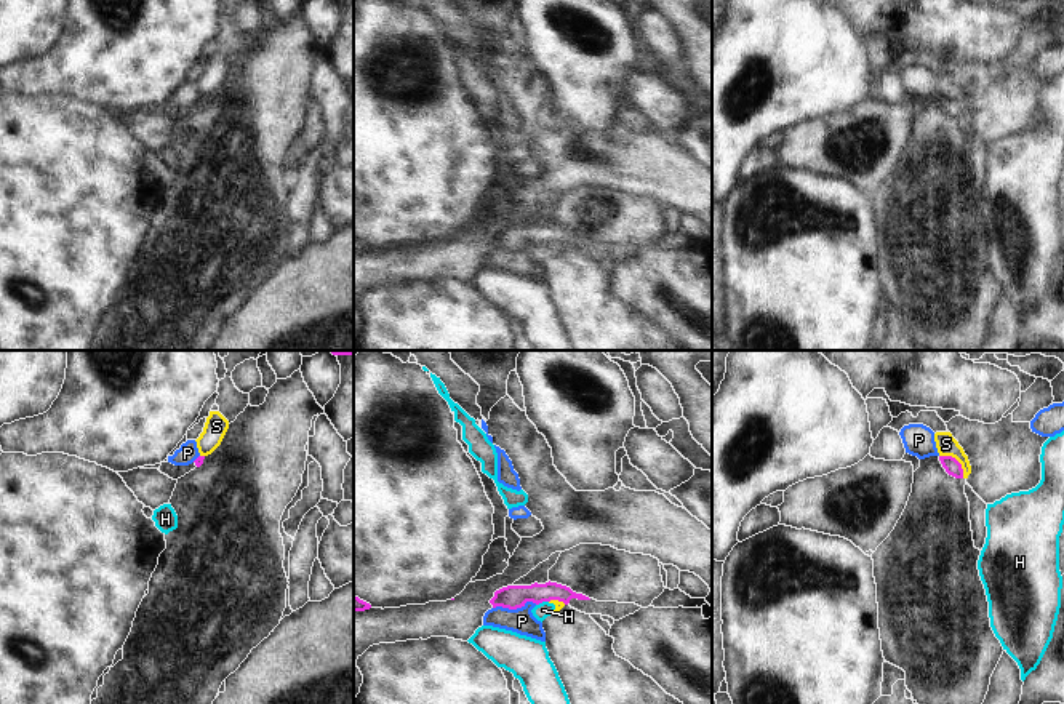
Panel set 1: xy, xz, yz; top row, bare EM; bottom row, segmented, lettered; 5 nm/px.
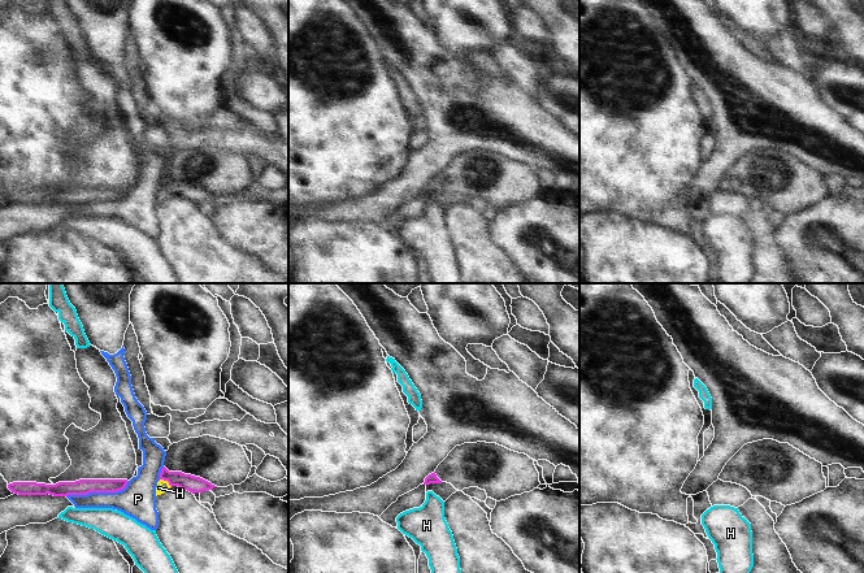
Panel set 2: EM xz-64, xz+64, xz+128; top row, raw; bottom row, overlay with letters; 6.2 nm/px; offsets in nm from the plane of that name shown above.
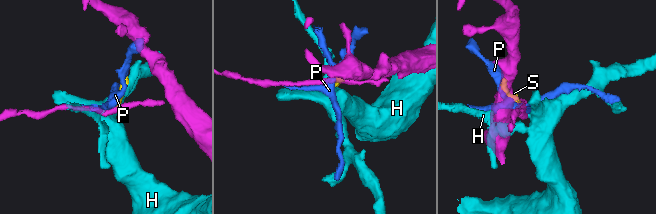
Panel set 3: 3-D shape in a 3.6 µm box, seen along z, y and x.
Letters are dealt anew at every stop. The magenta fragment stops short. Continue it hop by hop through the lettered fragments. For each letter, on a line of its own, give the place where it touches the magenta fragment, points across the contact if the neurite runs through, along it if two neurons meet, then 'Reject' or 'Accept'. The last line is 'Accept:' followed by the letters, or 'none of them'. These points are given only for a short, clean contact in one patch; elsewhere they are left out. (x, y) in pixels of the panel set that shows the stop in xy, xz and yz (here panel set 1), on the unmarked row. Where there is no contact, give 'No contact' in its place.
H: Touches magenta at xz (541, 244). Boundary: xz (548, 242), (536, 247). Reject
P: Touches magenta at xz (514, 250). Reject
S: Touches magenta at yz (957, 103). Boundary: yz (940, 96), (954, 100), (962, 108), (964, 119). Reject
Accept: none of them

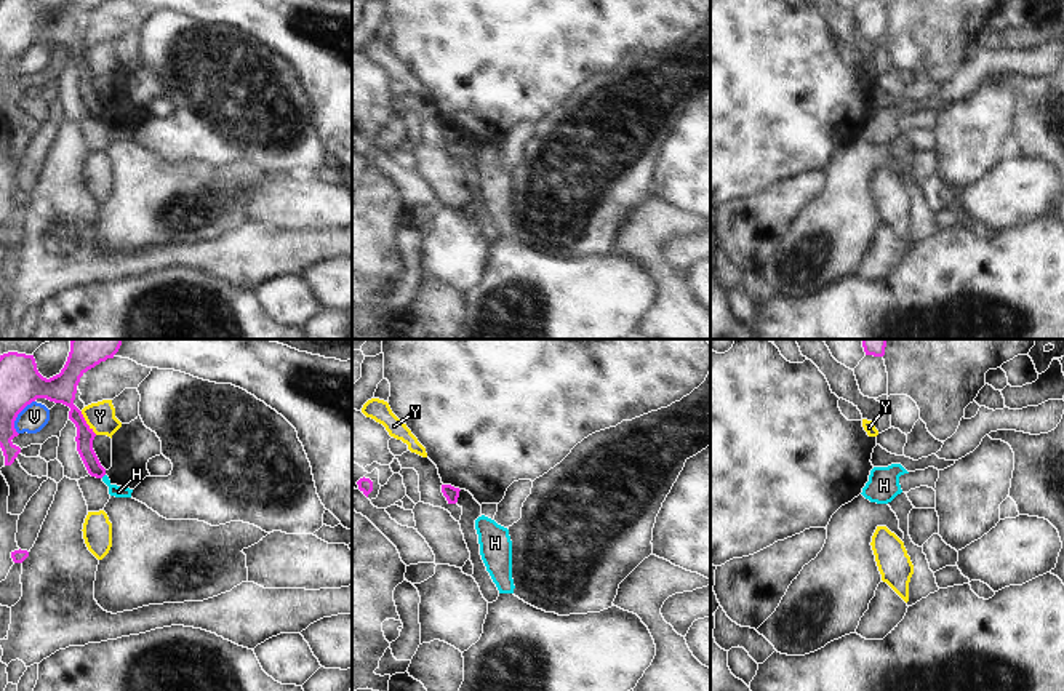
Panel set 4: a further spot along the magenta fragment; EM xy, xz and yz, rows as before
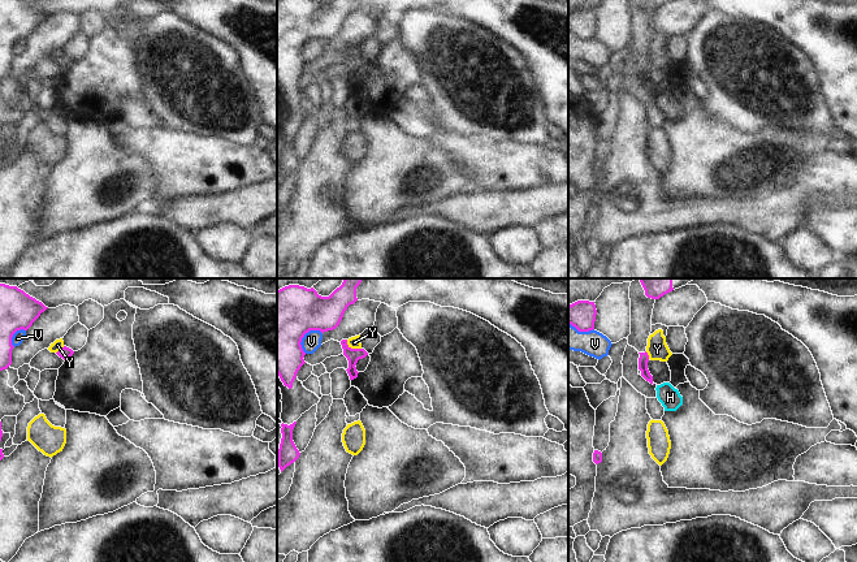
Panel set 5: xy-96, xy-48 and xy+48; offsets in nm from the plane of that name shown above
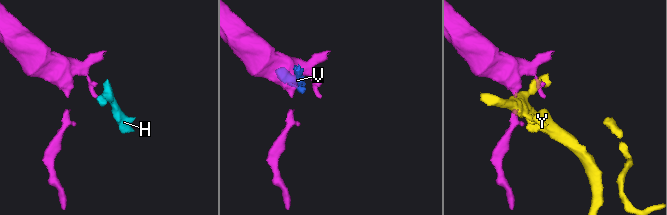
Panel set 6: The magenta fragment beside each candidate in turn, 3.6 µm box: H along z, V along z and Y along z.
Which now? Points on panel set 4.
H: Touches magenta at xy (103, 117). Boundary: xy (104, 115), (101, 119). Reject
V: Touches magenta at xy (16, 58). Reject
Y: Touches magenta at xy (85, 64). Boundary: xy (80, 53), (85, 64), (96, 75). Reject
Accept: none of them

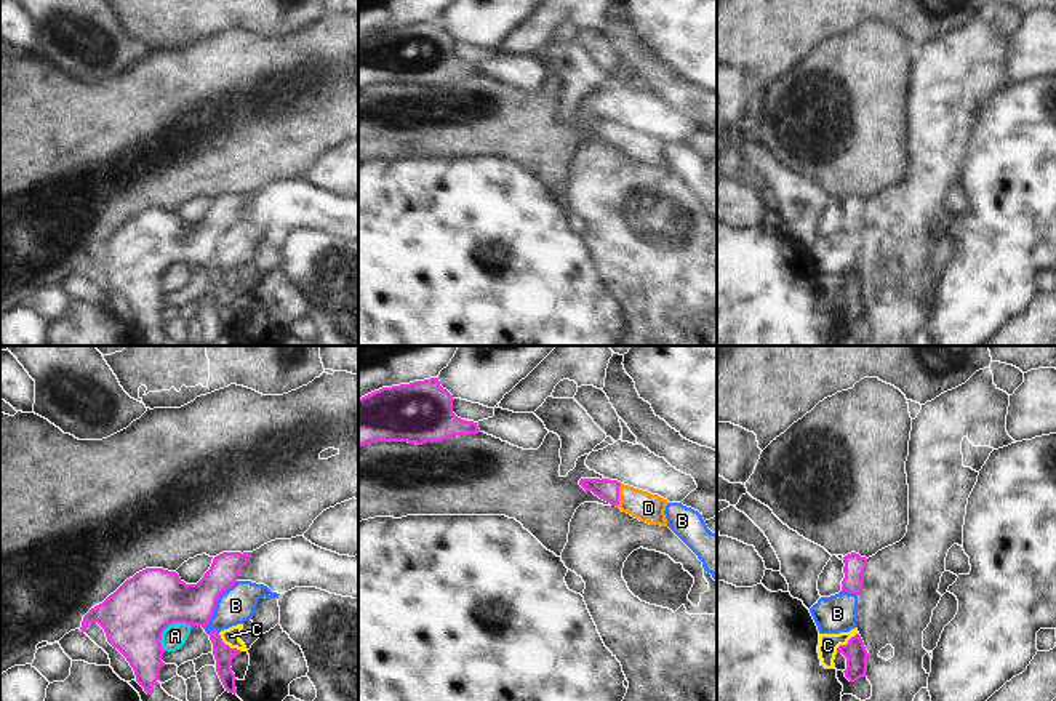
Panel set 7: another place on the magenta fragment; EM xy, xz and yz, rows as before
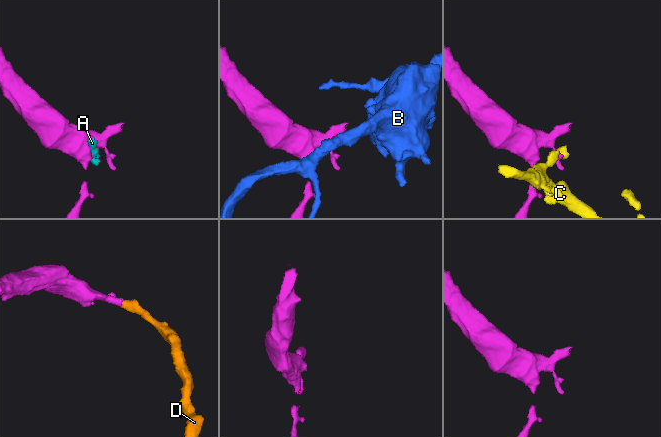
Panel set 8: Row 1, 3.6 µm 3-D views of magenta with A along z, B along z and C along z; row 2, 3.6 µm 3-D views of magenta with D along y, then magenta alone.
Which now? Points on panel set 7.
A: Touches magenta at xy (168, 266). Reject
B: Touches magenta at xy (215, 245). Reject
C: Touches magenta at xy (228, 287). Boundary: xy (218, 274), (226, 285), (240, 293). Reject
D: Touches magenta at xz (618, 136). Path across: xz (608, 132), (618, 136), (648, 149). Accept
Accept: D

